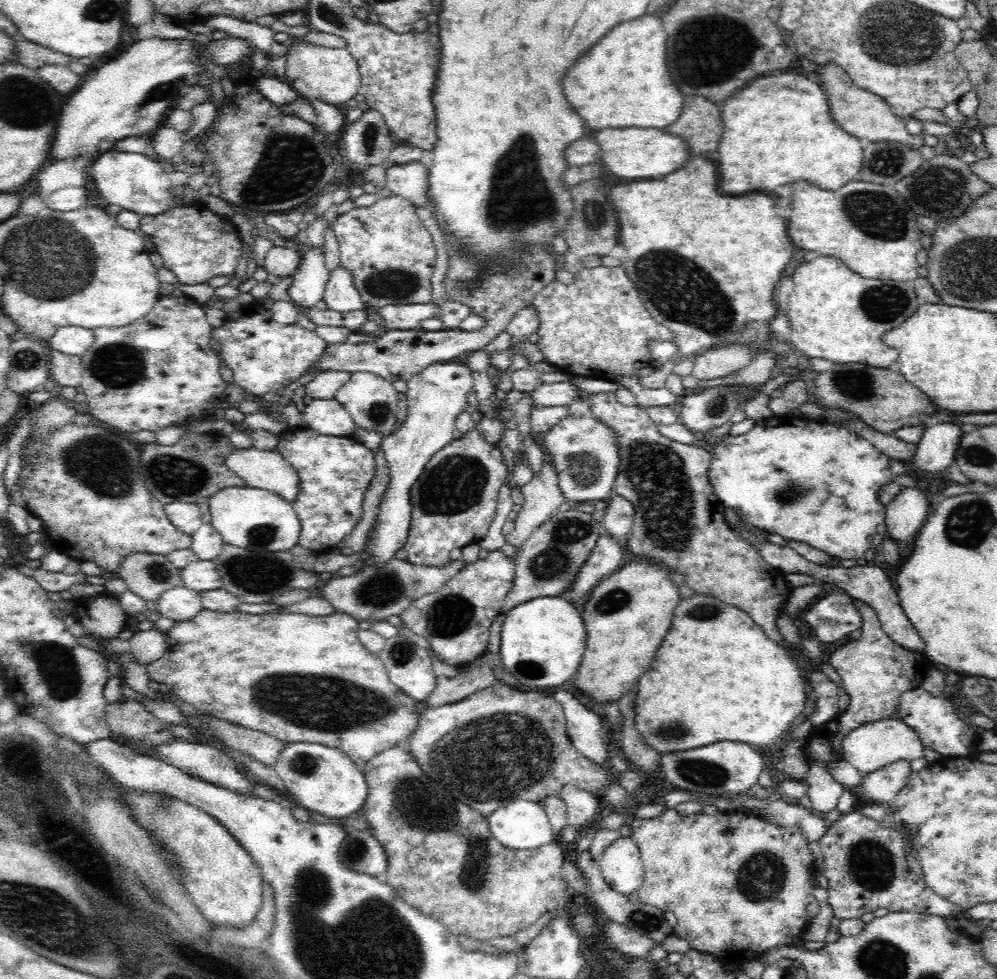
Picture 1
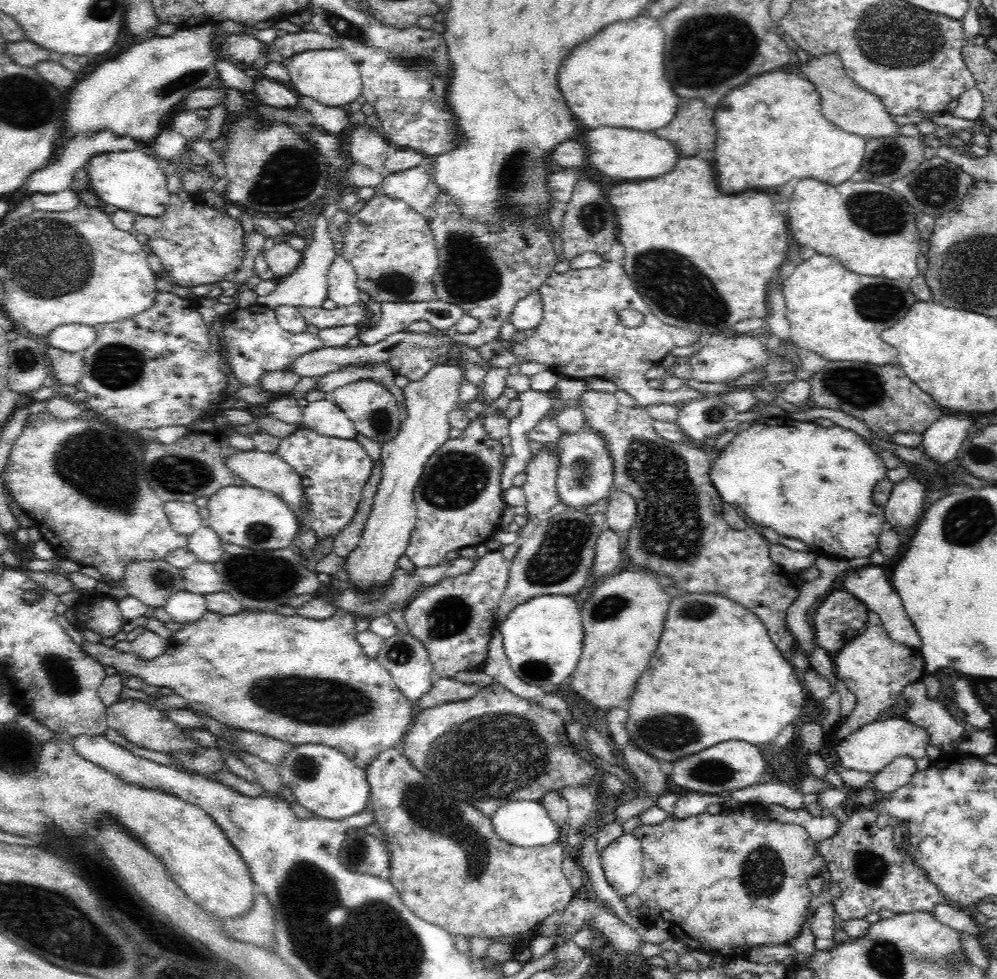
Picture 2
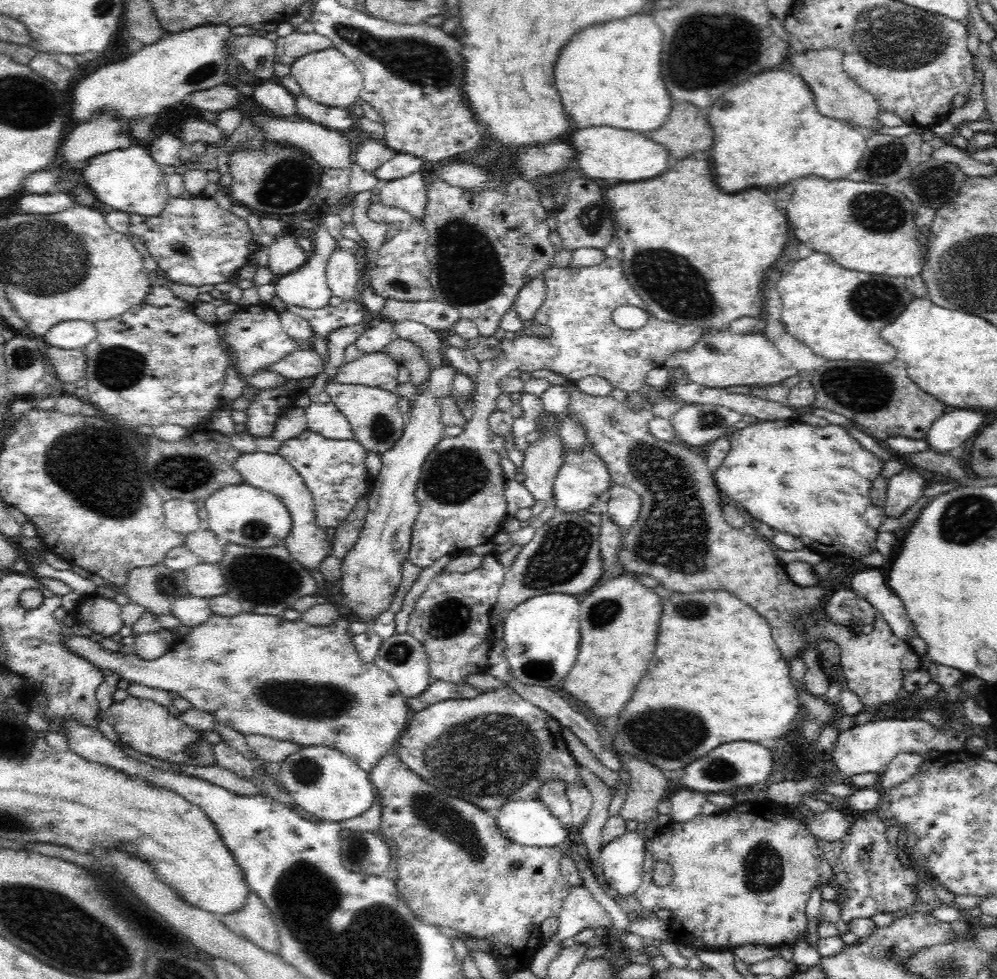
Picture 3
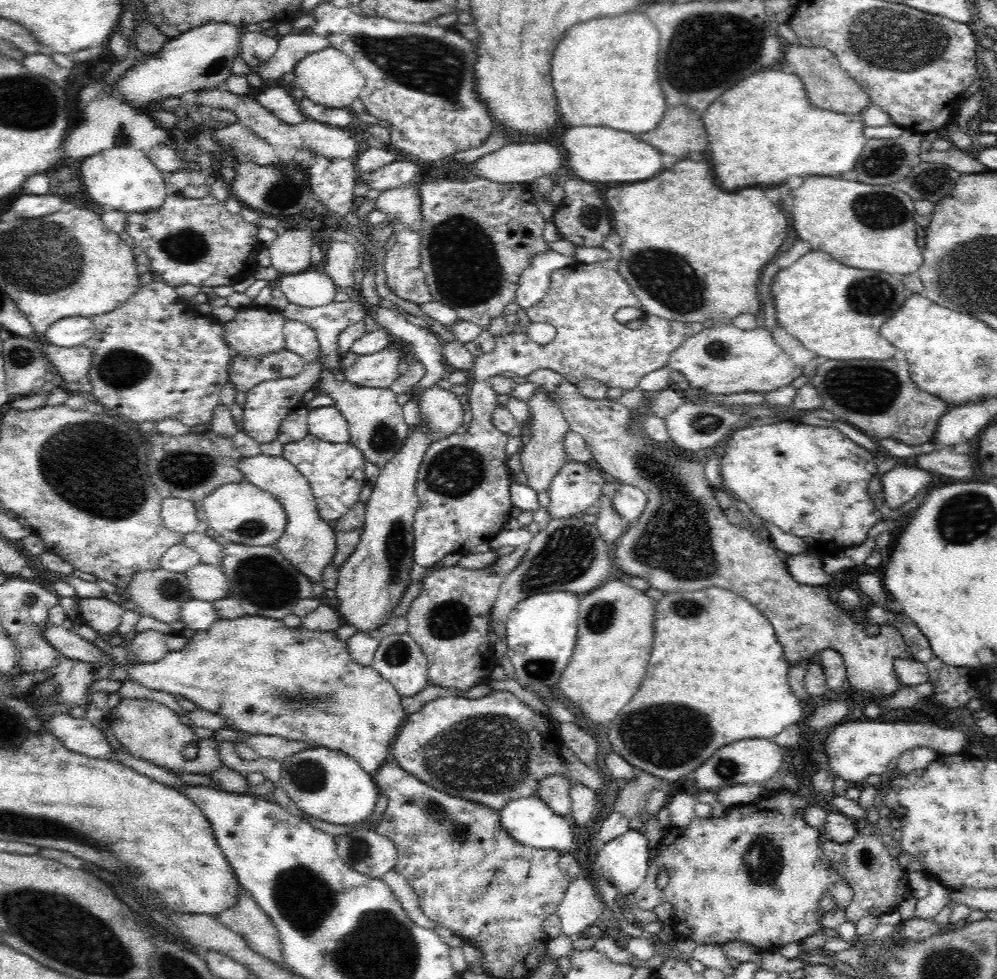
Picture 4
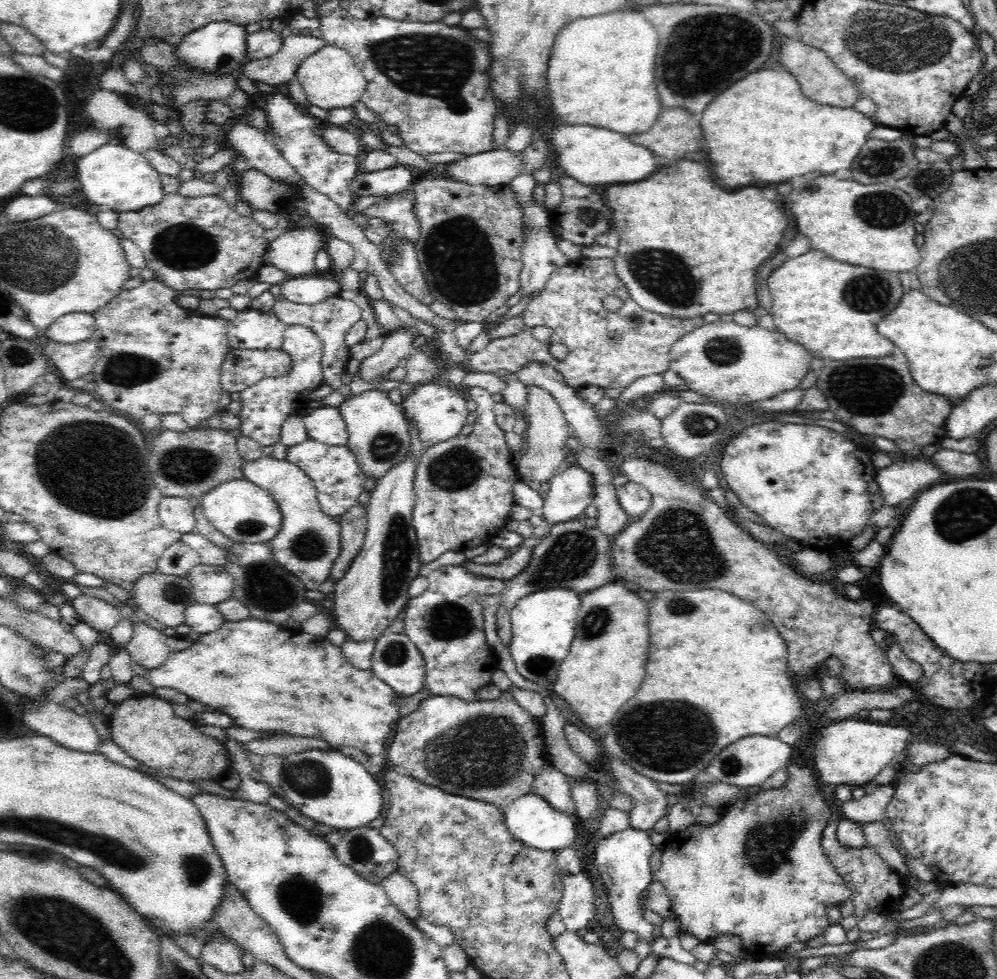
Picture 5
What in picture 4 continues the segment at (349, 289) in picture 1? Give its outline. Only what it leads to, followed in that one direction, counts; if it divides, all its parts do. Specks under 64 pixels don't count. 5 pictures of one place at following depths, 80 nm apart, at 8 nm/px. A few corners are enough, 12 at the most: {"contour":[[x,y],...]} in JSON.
{"contour":[[330,242],[324,269],[338,291],[355,286],[357,252]]}

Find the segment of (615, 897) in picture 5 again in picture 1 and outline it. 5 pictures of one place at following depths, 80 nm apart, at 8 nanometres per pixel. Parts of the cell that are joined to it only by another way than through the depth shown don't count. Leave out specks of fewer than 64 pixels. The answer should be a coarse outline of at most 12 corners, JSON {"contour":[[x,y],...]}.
{"contour":[[631,837],[610,844],[599,862],[604,880],[620,894],[645,879]]}

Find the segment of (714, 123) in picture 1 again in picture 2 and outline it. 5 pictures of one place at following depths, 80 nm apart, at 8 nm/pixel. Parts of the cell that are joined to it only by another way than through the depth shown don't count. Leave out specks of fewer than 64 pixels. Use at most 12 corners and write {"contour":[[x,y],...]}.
{"contour":[[680,100],[670,126],[658,136],[680,146],[714,146],[714,107]]}

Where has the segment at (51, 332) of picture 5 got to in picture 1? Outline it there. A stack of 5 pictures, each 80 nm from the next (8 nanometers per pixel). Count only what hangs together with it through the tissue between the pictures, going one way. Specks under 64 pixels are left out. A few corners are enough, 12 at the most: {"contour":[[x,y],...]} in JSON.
{"contour":[[62,326],[49,338],[53,350],[84,355],[93,330]]}

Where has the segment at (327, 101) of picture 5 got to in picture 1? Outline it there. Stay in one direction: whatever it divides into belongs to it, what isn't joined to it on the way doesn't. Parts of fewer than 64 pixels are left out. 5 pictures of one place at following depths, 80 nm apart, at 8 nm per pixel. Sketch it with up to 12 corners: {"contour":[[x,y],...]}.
{"contour":[[295,37],[284,80],[301,97],[352,103],[361,87],[347,48]]}

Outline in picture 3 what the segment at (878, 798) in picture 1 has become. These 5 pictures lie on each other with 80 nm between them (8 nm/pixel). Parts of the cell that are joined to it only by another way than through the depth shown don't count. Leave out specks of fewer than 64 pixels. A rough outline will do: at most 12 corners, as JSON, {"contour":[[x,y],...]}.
{"contour":[[900,753],[880,774],[883,788],[894,788],[919,774],[924,754]]}

